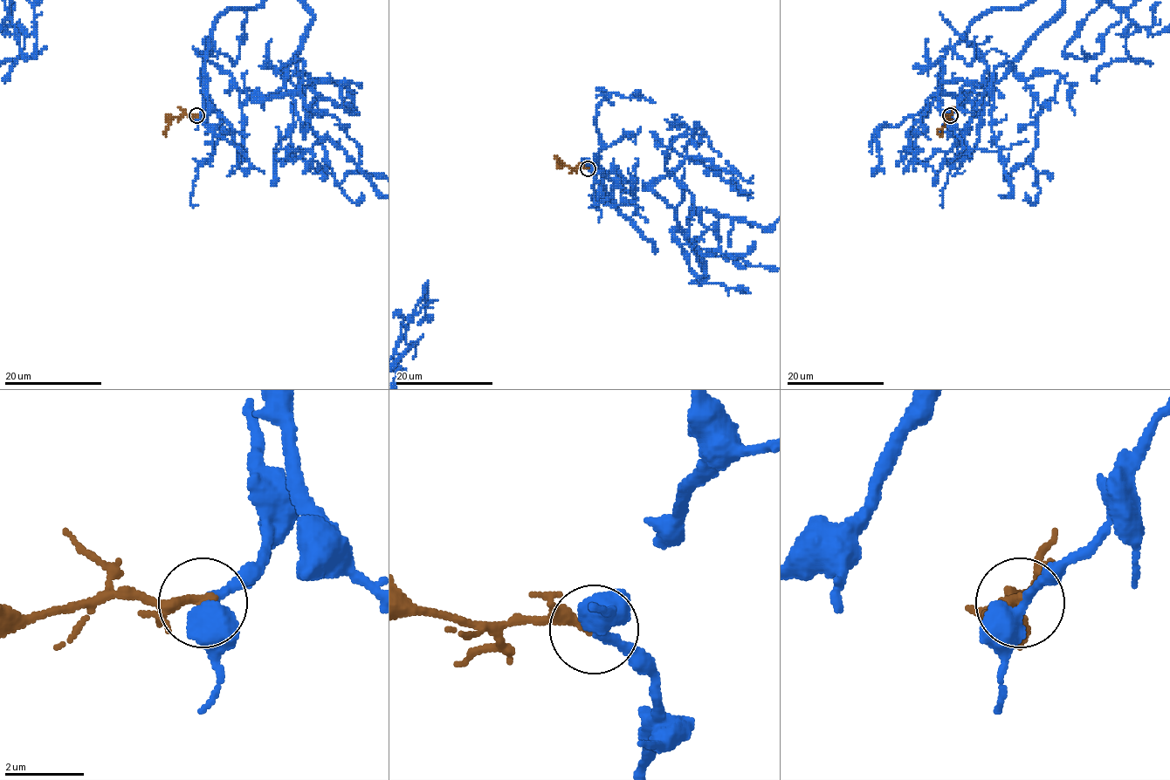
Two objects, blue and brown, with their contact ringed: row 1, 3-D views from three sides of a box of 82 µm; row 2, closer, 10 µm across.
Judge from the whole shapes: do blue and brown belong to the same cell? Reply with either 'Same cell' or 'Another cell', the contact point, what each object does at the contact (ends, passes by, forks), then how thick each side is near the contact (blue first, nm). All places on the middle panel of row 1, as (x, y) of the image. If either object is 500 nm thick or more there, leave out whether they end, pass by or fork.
Same cell. Place: (588, 168). At the ring blue passes by. At the ring brown passes by. Thickness 400 nm (blue) against 200 nm

